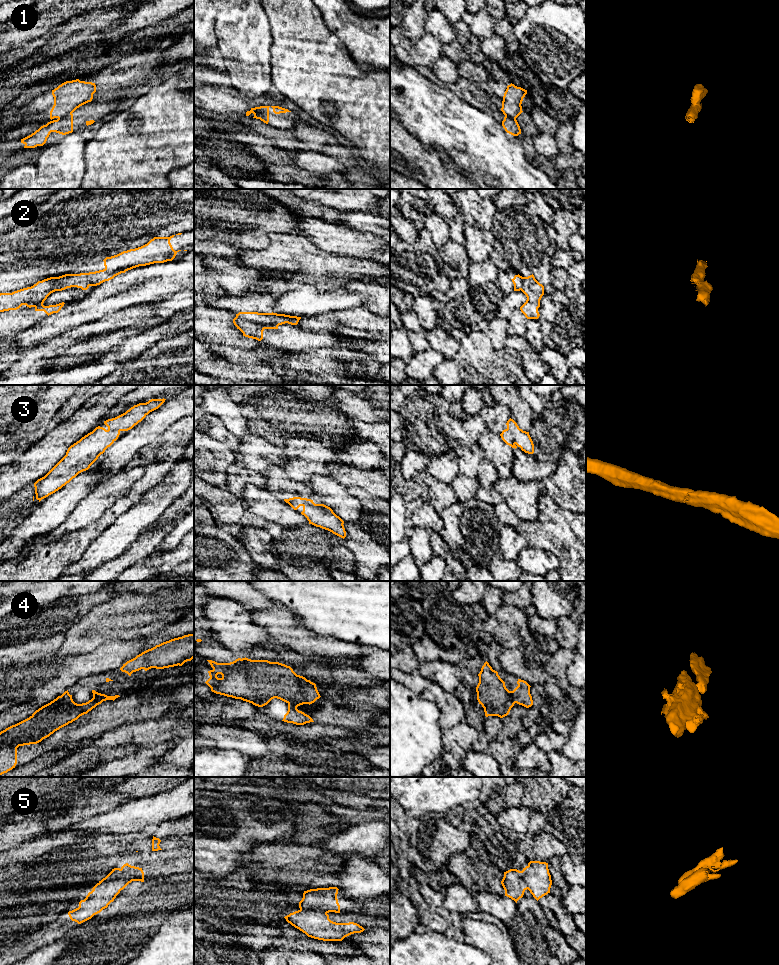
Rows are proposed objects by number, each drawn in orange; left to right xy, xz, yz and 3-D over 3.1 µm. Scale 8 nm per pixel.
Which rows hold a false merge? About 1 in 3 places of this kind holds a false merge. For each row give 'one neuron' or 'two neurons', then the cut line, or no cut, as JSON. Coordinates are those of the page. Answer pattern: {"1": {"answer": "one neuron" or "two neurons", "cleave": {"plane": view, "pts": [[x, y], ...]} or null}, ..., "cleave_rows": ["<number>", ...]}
{"1": {"answer": "two neurons", "cleave": {"plane": "xy", "pts": [[71, 112], [58, 119]]}}, "2": {"answer": "two neurons", "cleave": {"plane": "xz", "pts": [[236, 315], [252, 322], [278, 325]]}}, "3": {"answer": "one neuron", "cleave": null}, "4": {"answer": "one neuron", "cleave": null}, "5": {"answer": "one neuron", "cleave": null}, "cleave_rows": ["1", "2"]}

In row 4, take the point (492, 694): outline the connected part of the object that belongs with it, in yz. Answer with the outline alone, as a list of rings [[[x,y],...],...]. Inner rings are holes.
[[[486,661],[481,668],[479,683],[476,687],[477,700],[484,708],[485,716],[507,716],[515,703],[529,708],[533,705],[530,685],[518,679],[518,686],[509,691],[498,672]]]

